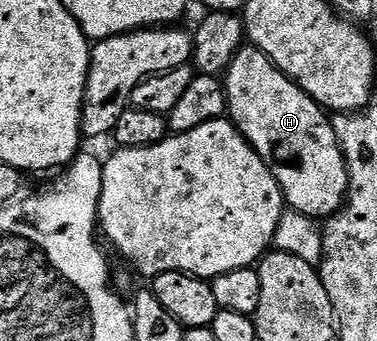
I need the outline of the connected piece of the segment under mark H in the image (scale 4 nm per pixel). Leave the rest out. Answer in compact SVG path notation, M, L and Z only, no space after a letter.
M244 46L238 51L224 73L224 87L229 119L238 133L253 146L256 154L260 154L260 158L273 168L283 201L293 211L311 218L329 218L341 212L348 199L350 179L346 173L346 157L338 145L331 117L322 107L253 46Z

